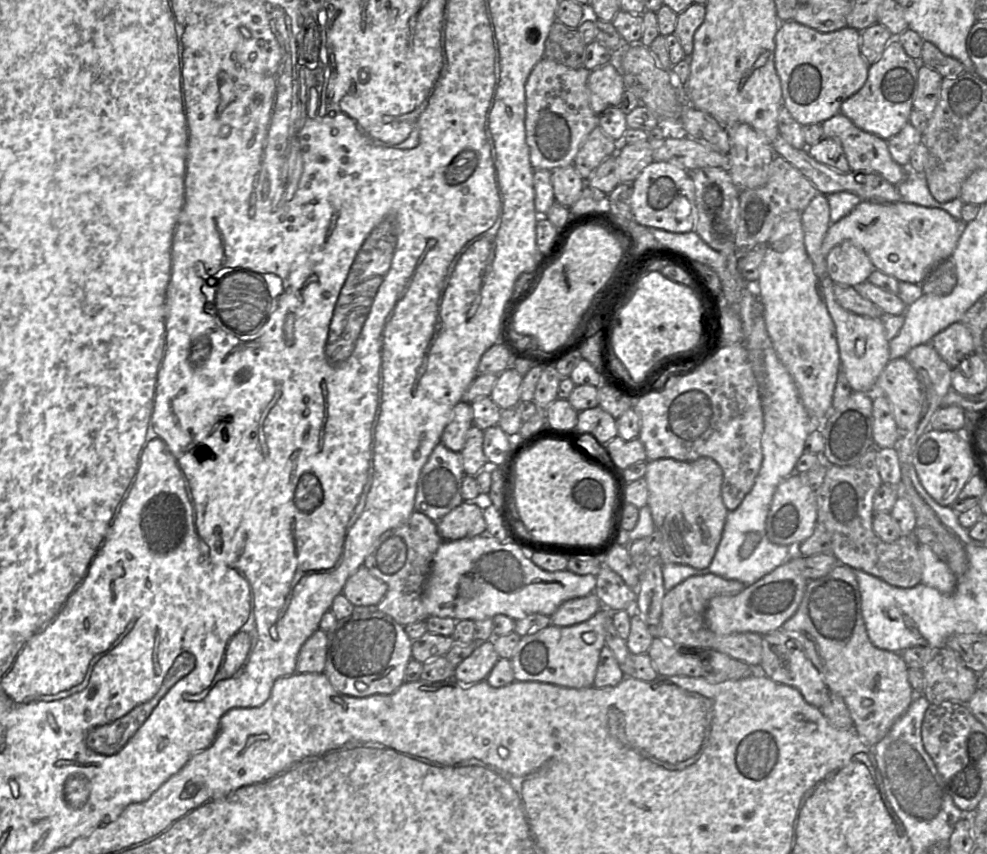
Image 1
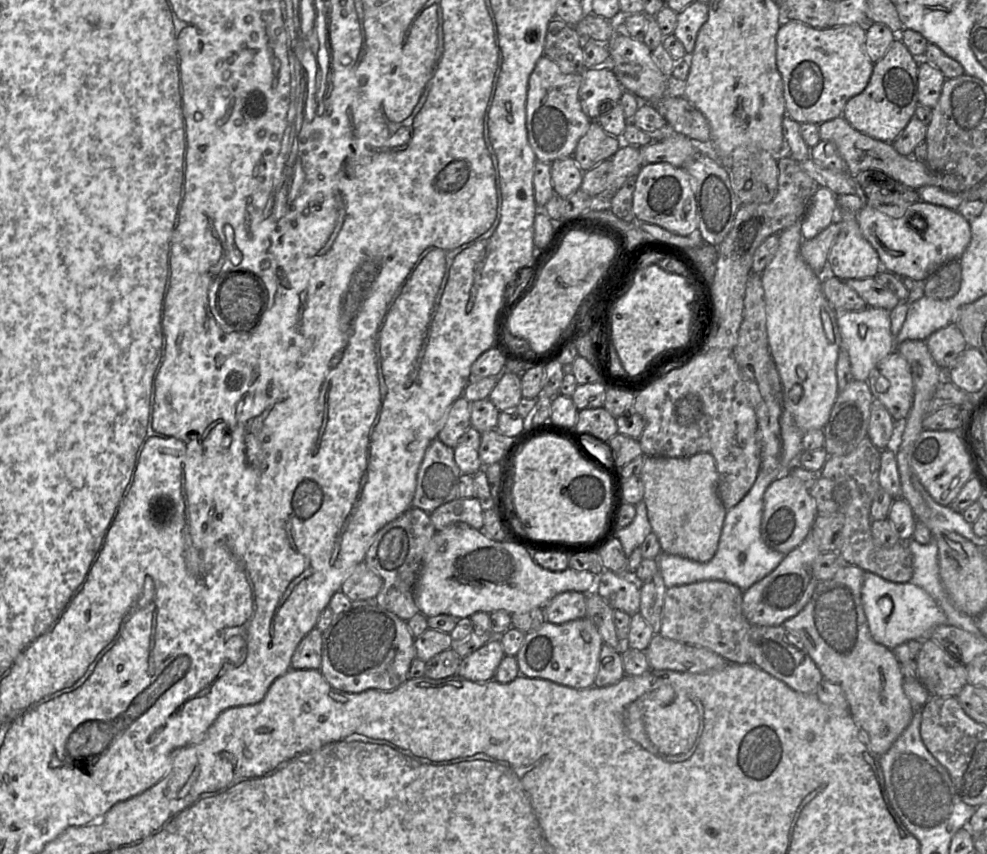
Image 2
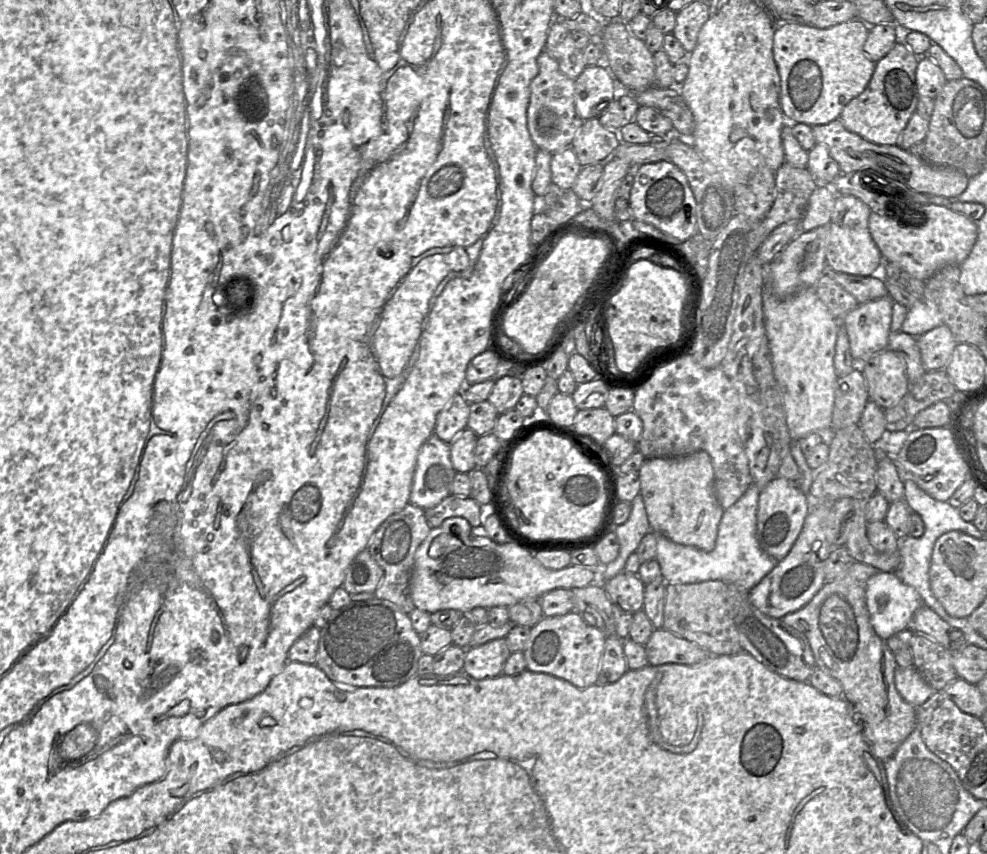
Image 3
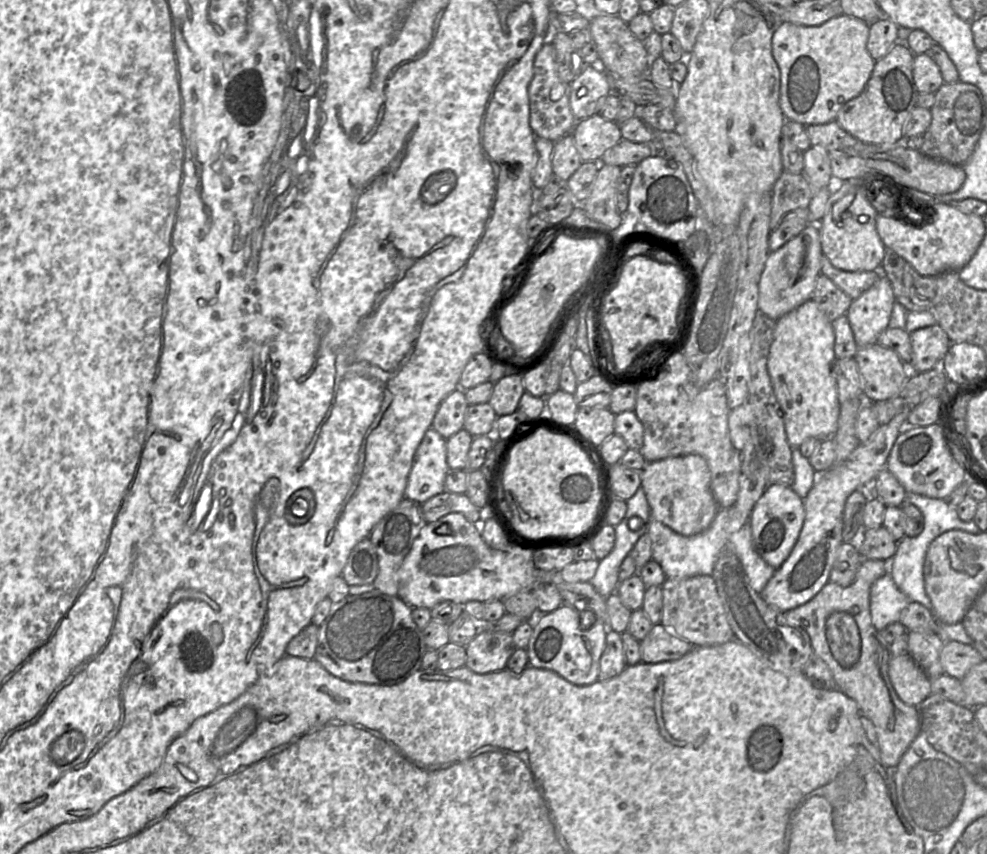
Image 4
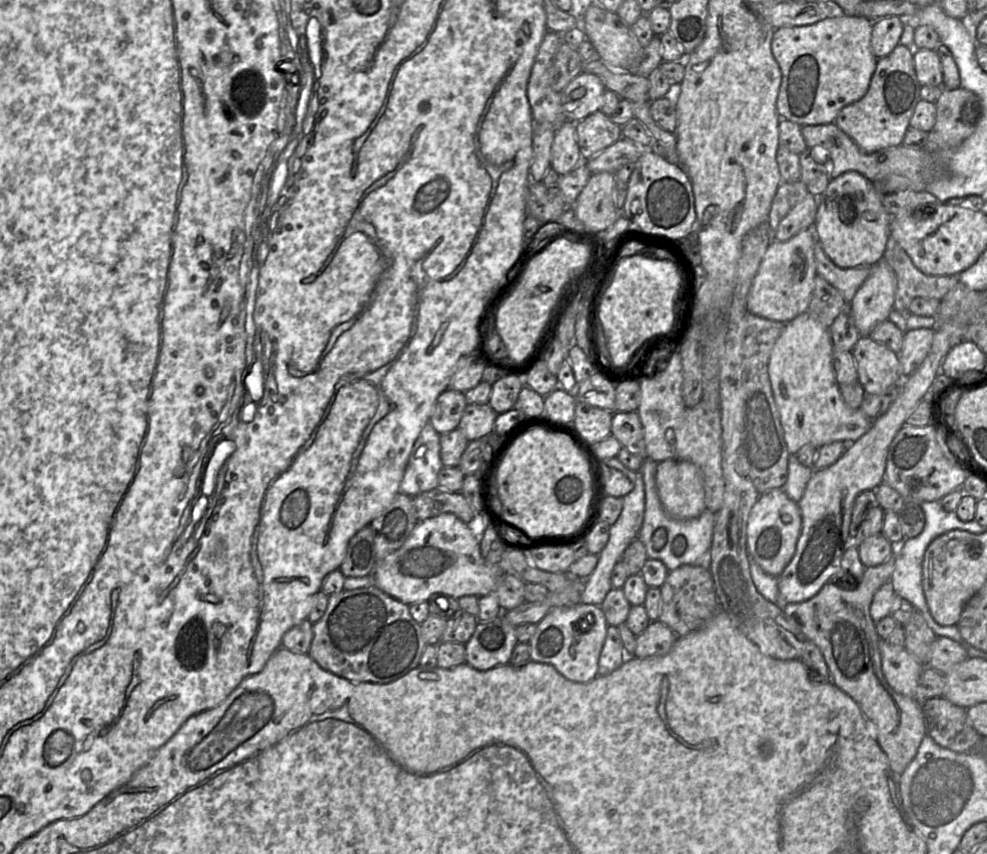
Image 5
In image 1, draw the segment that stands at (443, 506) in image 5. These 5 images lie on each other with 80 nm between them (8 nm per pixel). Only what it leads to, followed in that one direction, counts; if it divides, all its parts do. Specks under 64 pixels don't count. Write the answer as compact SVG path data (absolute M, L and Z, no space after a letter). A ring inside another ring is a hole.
M463 501L435 524L439 535L444 541L487 533L483 510L476 501Z

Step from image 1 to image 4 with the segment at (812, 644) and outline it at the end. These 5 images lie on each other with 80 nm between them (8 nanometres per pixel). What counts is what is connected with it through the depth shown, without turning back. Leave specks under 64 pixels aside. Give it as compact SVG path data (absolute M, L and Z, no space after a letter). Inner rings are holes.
M863 559L851 585L843 587L827 582L808 602L784 611L783 617L789 625L799 626L808 634L813 652L826 663L838 689L853 699L861 716L870 721L865 732L877 745L883 764L895 768L920 733L921 724L918 707L901 701L891 684L888 674L891 653L881 642L871 618L871 586L889 572L889 562Z

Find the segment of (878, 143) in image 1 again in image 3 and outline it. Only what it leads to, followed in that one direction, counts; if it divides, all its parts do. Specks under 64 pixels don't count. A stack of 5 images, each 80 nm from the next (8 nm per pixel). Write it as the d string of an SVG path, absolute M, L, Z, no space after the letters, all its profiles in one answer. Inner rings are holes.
M839 119L825 125L813 126L812 133L816 144L827 146L830 156L838 163L841 174L852 174L862 168L869 168L882 172L887 177L903 183L916 192L948 199L959 196L968 186L969 178L962 171L950 167L934 166L898 145L872 143L858 134L848 131Z

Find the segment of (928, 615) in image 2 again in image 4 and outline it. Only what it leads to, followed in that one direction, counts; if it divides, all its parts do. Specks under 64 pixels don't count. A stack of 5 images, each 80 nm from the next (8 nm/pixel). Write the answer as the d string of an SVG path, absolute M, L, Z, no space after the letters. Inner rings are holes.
M889 572L877 579L870 590L870 612L876 630L881 631L889 624L899 622L901 612L910 602Z

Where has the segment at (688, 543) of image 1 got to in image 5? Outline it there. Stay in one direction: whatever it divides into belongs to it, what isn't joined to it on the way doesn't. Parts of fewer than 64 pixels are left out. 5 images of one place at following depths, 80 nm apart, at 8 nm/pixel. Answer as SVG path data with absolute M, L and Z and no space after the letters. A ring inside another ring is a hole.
M675 459L659 462L655 483L661 504L669 516L690 519L706 510L702 475L693 463Z

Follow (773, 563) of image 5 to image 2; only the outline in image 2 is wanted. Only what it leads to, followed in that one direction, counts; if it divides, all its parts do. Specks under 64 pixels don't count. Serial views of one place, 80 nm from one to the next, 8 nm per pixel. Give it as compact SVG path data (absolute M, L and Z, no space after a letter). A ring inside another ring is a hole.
M783 473L769 485L764 493L762 540L770 549L787 555L805 540L817 515L816 501L811 496L810 490L790 473Z

